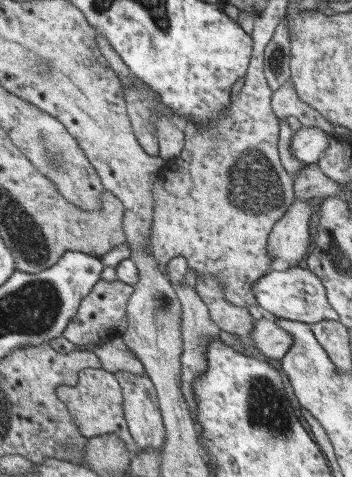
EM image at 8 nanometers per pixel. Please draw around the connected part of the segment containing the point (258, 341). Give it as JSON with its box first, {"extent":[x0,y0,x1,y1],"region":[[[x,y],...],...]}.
{"extent":[249,317,292,362],"region":[[[263,317],[255,320],[249,333],[250,349],[277,362],[283,359],[292,343],[292,338],[275,324],[275,319],[269,321]]]}

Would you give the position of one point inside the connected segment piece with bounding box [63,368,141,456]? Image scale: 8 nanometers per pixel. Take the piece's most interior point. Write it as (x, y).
(95, 402)

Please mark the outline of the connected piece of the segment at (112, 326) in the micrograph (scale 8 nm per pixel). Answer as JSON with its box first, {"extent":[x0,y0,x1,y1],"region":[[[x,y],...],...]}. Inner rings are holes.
{"extent":[61,280,133,349],"region":[[[119,280],[111,282],[98,281],[94,288],[90,290],[88,296],[82,298],[81,305],[76,310],[76,316],[68,322],[61,336],[73,343],[78,349],[83,349],[87,344],[100,344],[119,337],[128,324],[126,307],[131,299],[133,288],[132,285],[125,284]]]}

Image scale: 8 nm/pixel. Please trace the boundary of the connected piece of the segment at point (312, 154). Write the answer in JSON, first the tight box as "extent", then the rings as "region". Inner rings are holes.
{"extent":[289,127,329,165],"region":[[[303,127],[292,134],[289,152],[297,161],[308,165],[315,164],[328,146],[329,134],[317,127]]]}

